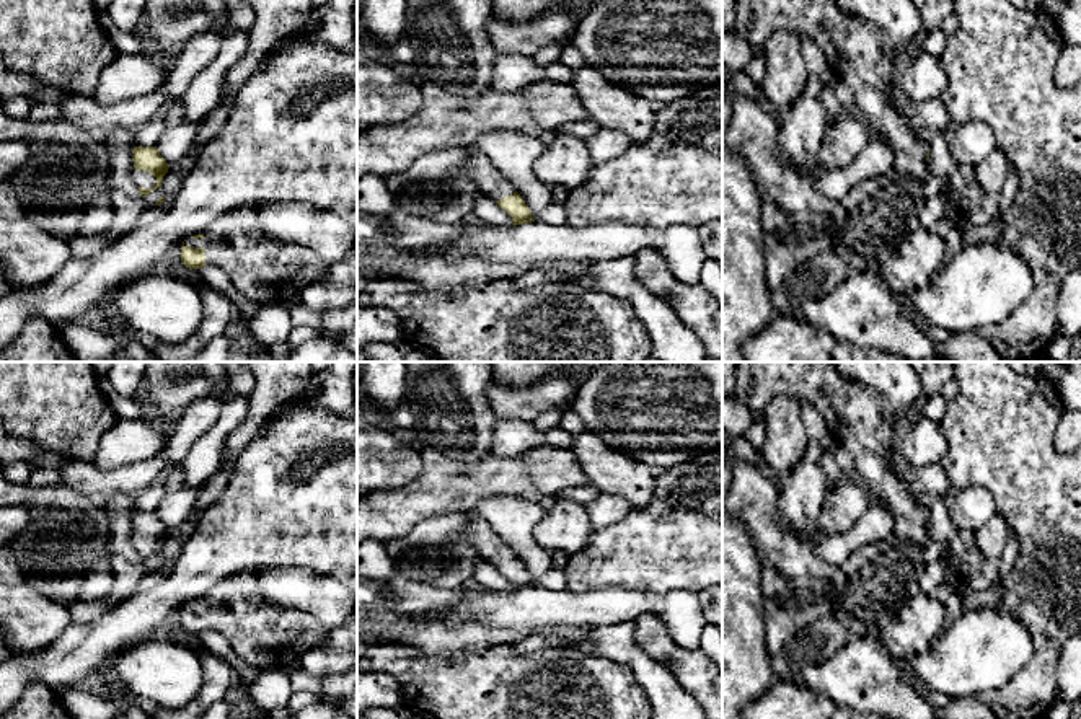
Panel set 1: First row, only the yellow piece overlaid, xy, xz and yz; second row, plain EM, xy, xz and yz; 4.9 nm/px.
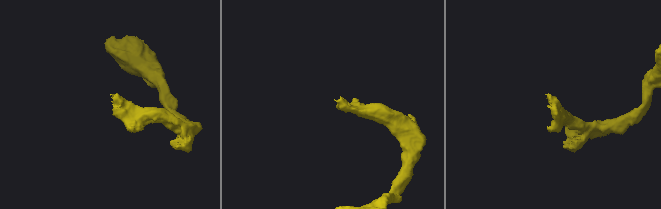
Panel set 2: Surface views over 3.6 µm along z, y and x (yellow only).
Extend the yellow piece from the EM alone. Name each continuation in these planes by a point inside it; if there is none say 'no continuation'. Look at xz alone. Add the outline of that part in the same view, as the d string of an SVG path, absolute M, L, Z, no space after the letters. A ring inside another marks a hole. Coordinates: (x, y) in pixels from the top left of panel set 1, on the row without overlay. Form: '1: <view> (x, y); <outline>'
1: xz (481, 540); M476 515L468 520L461 532L468 549L492 566L501 566L515 558L512 548Z

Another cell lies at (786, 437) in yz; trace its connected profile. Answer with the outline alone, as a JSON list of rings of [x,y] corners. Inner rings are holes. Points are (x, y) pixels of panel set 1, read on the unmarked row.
[[[776,395],[760,416],[766,430],[760,448],[761,458],[784,478],[804,458],[809,442],[799,401],[788,395]]]

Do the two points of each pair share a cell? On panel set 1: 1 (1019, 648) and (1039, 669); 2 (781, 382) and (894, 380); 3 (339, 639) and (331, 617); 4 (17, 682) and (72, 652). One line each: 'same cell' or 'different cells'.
1: different cells
2: different cells
3: different cells
4: same cell

